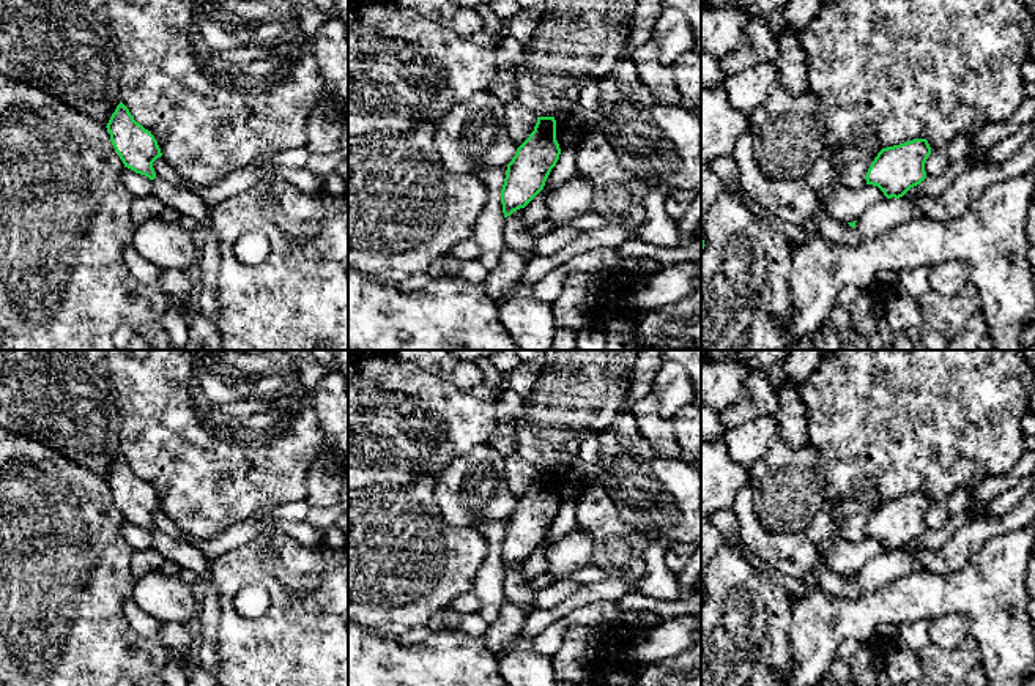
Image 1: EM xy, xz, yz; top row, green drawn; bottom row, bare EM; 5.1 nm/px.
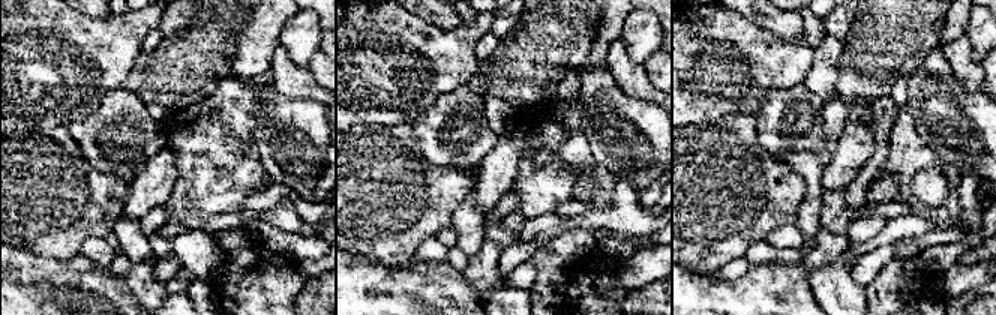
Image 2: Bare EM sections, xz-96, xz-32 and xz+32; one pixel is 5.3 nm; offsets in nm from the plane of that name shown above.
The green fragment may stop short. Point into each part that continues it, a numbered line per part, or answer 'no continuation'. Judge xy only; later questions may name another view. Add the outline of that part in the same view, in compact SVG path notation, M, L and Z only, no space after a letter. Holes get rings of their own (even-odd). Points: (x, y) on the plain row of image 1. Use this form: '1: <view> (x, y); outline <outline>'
no continuation

